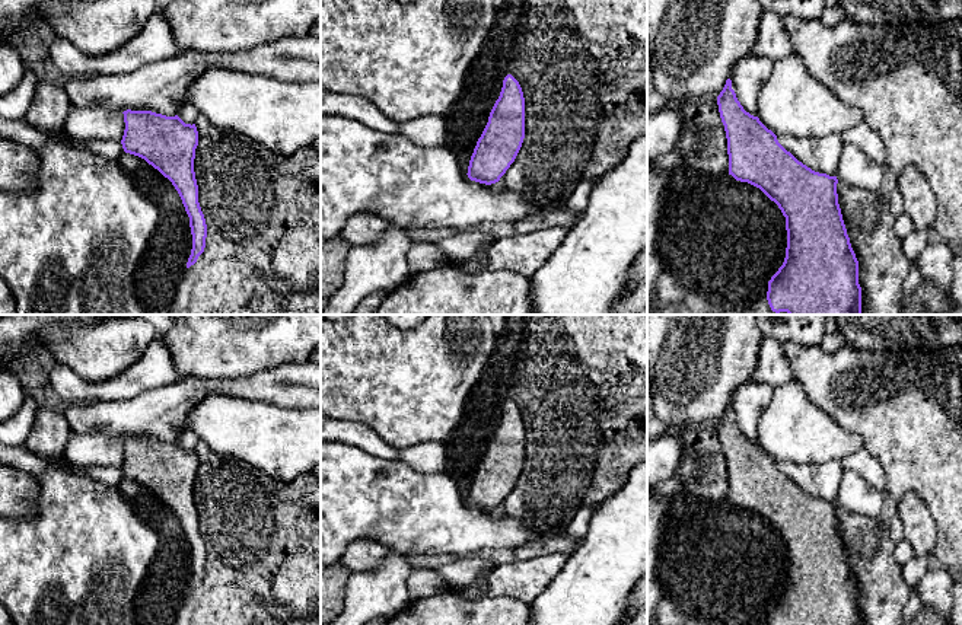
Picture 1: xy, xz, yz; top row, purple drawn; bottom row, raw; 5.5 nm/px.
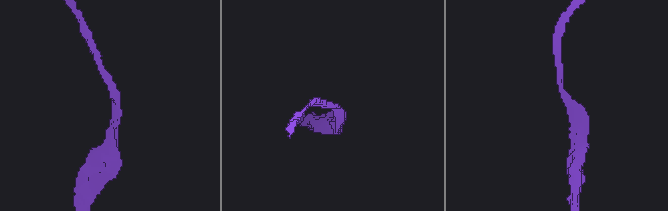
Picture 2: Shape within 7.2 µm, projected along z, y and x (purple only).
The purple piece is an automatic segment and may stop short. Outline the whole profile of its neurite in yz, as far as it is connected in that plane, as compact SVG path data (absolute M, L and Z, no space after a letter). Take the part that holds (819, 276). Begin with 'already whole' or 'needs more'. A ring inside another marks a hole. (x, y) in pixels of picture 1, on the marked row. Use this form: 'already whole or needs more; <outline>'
already whole; M730 79L717 96L717 105L727 138L729 175L759 188L786 217L786 258L768 281L771 310L789 315L861 315L859 261L838 204L837 176L812 170L787 152L758 117L743 109Z

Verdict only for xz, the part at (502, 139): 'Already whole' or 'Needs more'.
Already whole

